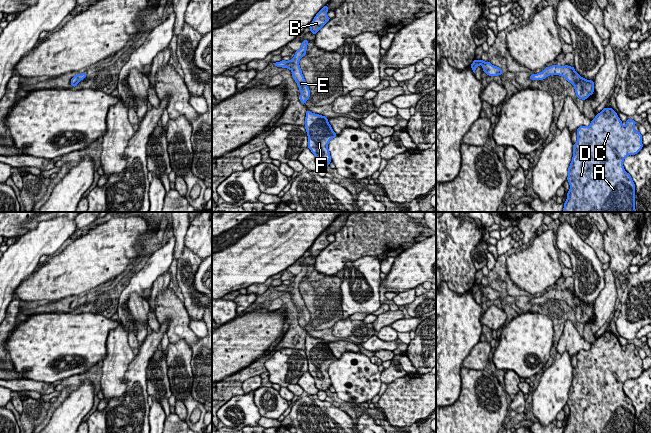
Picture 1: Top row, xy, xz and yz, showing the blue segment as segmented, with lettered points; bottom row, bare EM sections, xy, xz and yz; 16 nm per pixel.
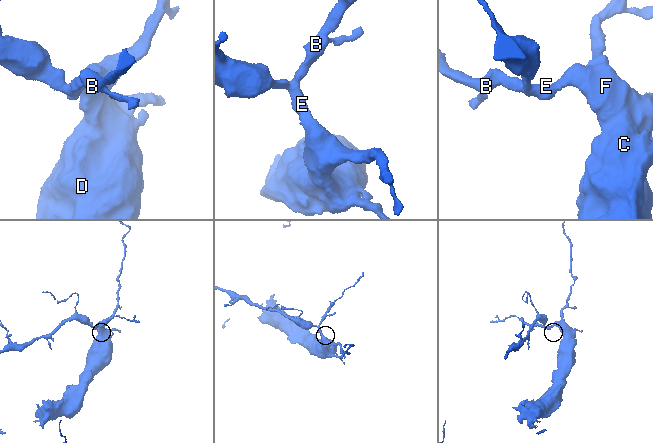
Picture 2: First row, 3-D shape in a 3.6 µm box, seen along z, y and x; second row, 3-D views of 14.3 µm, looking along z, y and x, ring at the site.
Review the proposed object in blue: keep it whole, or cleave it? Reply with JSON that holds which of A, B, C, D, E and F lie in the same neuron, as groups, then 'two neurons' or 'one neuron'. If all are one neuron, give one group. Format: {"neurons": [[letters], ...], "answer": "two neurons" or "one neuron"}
{"neurons": [["A", "B", "C", "D", "E", "F"]], "answer": "one neuron"}

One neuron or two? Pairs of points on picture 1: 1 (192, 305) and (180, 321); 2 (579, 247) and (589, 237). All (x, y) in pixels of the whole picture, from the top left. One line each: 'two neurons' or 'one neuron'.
1: two neurons
2: two neurons

